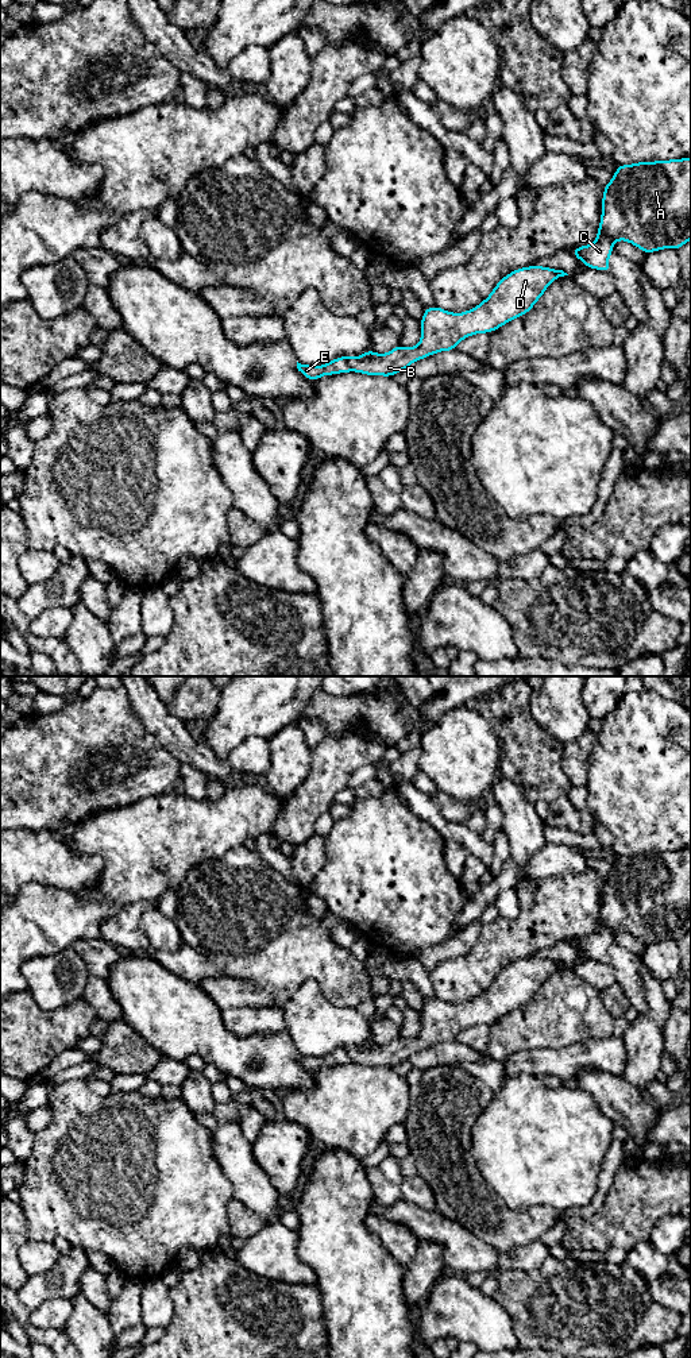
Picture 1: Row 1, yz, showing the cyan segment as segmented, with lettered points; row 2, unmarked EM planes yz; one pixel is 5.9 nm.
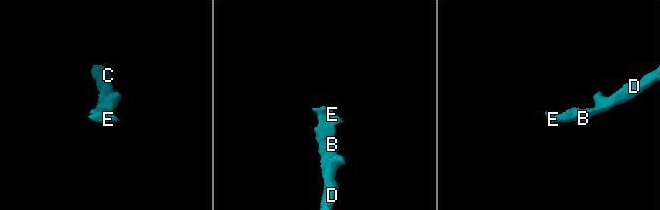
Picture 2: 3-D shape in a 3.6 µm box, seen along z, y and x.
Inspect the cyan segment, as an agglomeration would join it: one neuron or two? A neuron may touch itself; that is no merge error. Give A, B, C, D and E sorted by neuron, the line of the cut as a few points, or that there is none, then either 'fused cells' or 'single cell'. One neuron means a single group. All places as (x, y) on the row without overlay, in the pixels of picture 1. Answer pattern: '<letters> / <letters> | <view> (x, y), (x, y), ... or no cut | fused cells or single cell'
A B C D E | no cut | single cell

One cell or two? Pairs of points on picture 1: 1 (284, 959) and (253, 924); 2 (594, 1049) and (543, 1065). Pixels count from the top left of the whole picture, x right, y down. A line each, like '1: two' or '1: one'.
1: one
2: one

